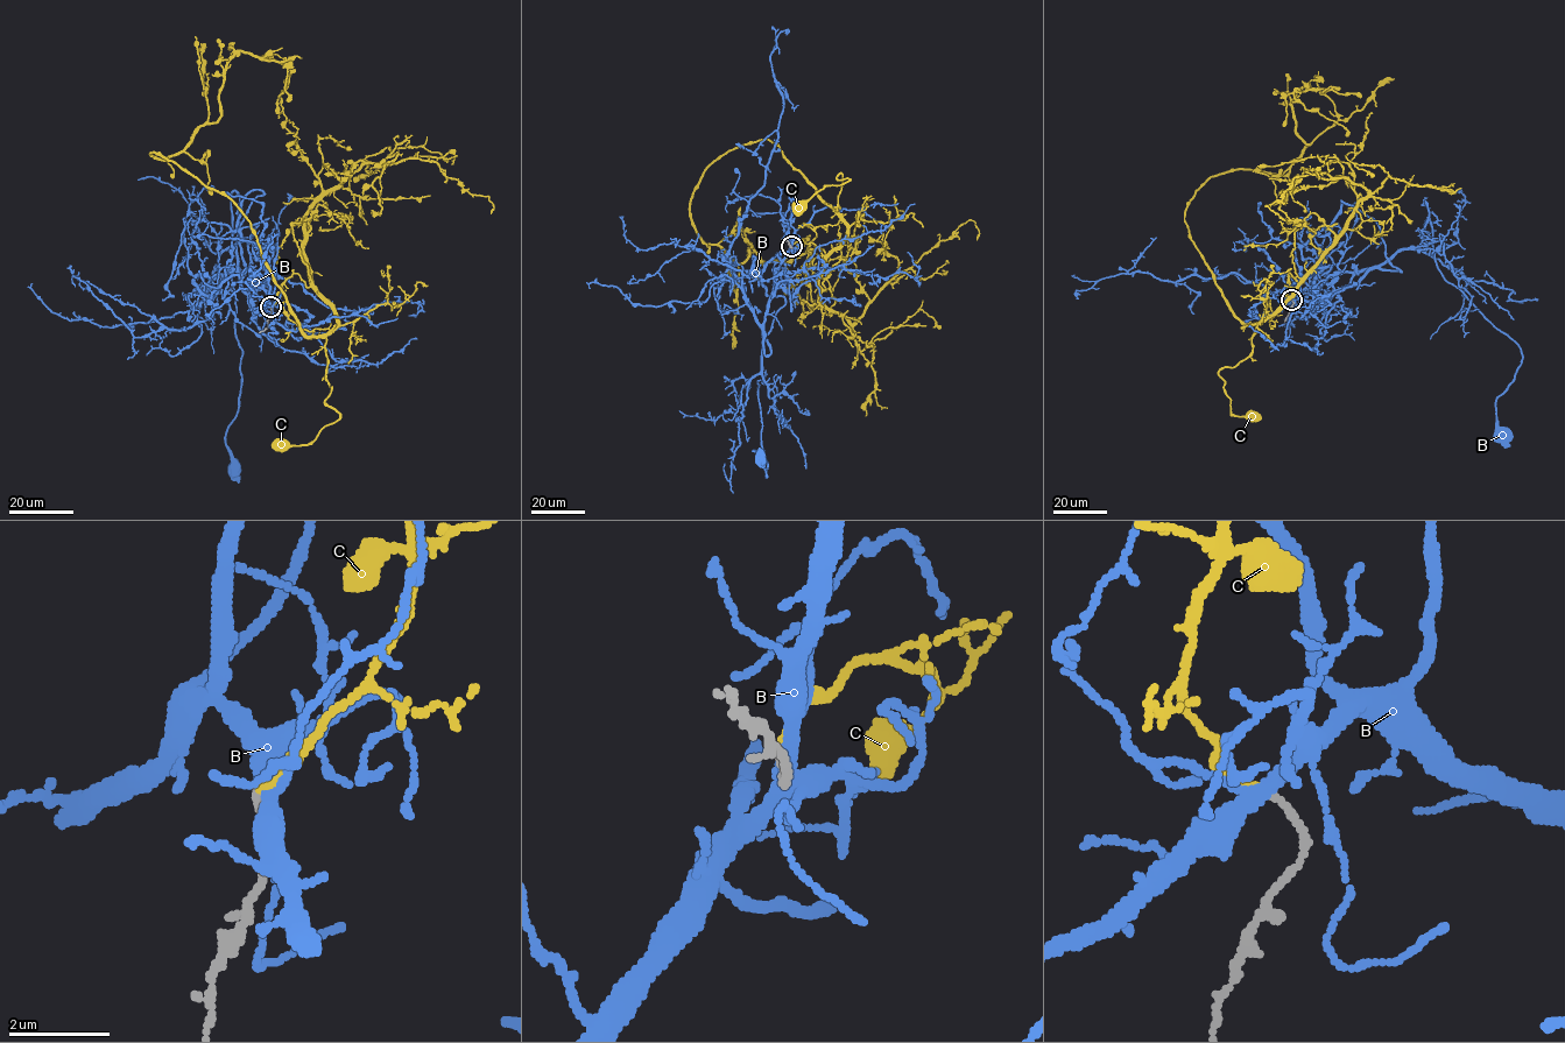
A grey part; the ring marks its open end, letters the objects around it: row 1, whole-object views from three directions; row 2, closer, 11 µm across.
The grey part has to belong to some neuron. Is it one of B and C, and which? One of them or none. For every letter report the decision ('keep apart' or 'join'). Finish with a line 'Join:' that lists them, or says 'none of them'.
B: keep apart
C: join
Join: C

